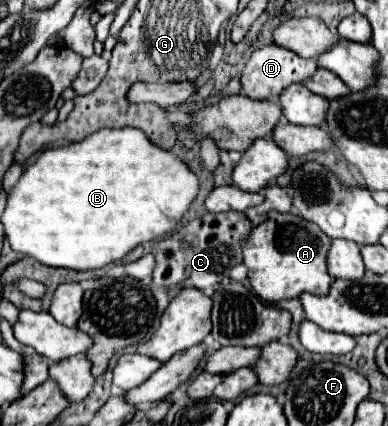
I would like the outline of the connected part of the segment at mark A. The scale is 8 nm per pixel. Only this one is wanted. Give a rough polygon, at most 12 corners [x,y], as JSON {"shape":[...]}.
{"shape":[[268,214],[242,246],[266,302],[328,294],[330,238],[296,214]]}

